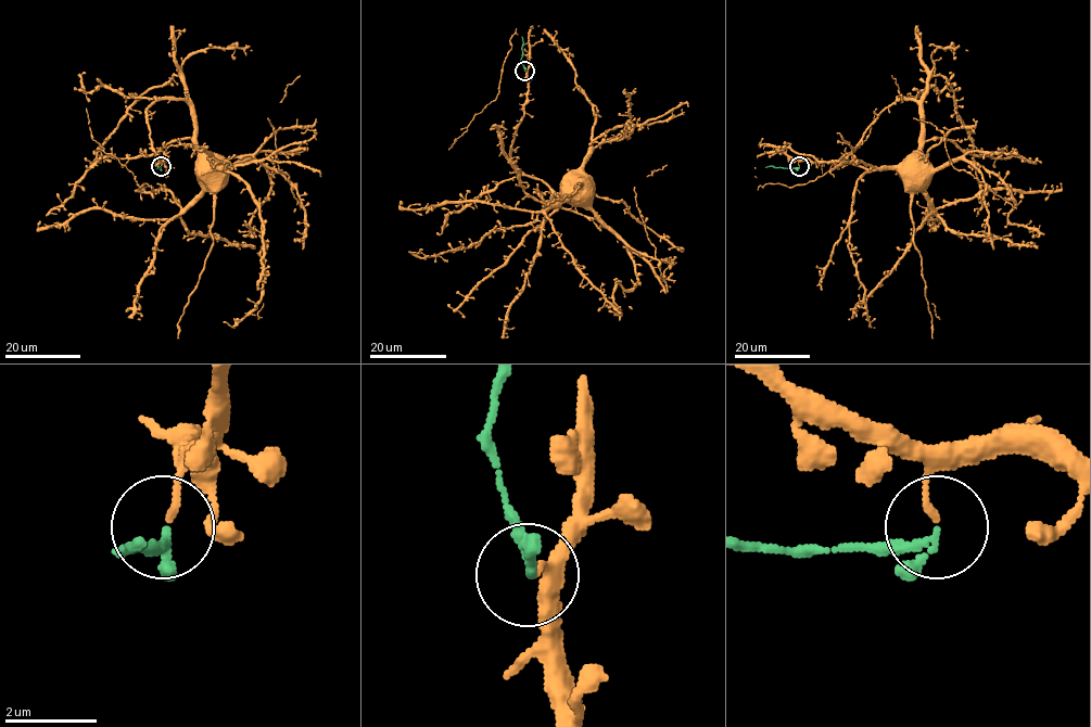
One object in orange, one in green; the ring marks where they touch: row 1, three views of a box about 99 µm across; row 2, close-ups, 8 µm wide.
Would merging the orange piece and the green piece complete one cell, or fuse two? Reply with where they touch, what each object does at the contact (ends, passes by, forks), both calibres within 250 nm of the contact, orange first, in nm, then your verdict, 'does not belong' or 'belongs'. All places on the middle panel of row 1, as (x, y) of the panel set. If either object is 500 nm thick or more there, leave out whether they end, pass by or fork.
place (524, 71); orange ends; green passes by; calibres 140 and 140 nm; does not belong

